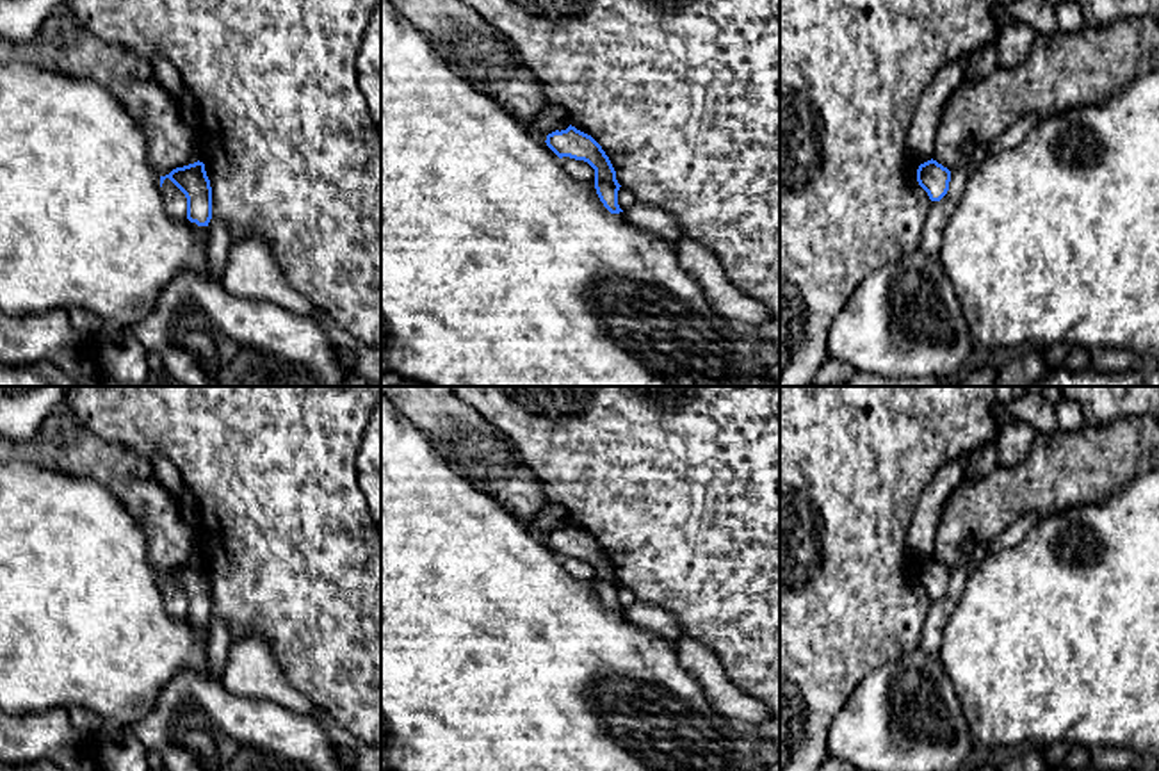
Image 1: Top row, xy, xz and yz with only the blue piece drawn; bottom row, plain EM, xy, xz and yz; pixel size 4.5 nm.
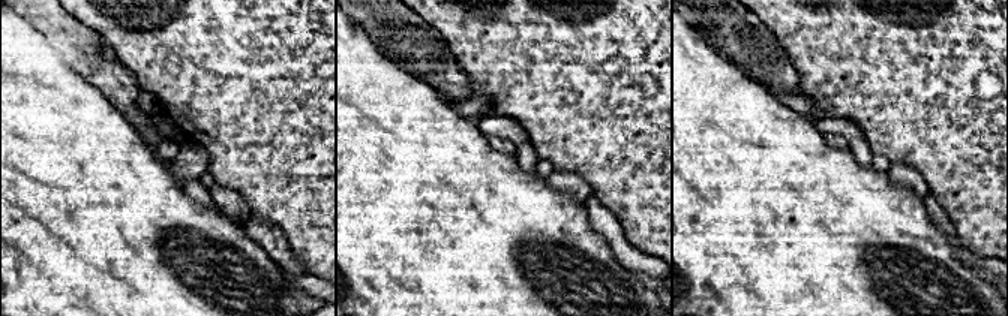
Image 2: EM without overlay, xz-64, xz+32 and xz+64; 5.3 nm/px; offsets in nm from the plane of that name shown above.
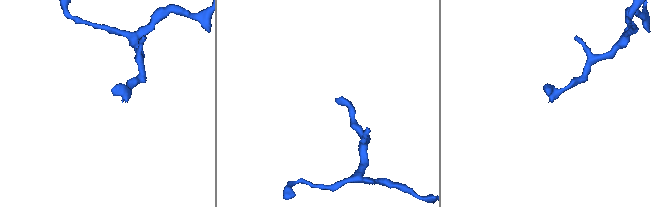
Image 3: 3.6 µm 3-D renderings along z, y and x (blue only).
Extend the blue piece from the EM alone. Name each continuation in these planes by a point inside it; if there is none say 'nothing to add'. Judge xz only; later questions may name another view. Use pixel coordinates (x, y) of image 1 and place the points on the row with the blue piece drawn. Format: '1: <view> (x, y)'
nothing to add

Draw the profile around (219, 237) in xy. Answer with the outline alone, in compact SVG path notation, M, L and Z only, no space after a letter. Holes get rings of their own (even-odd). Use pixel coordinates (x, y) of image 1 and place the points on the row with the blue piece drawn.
M215 217L210 219L207 231L208 231L208 249L207 249L208 272L210 278L221 281L223 271L228 262L228 253L233 242L231 231L223 219Z

